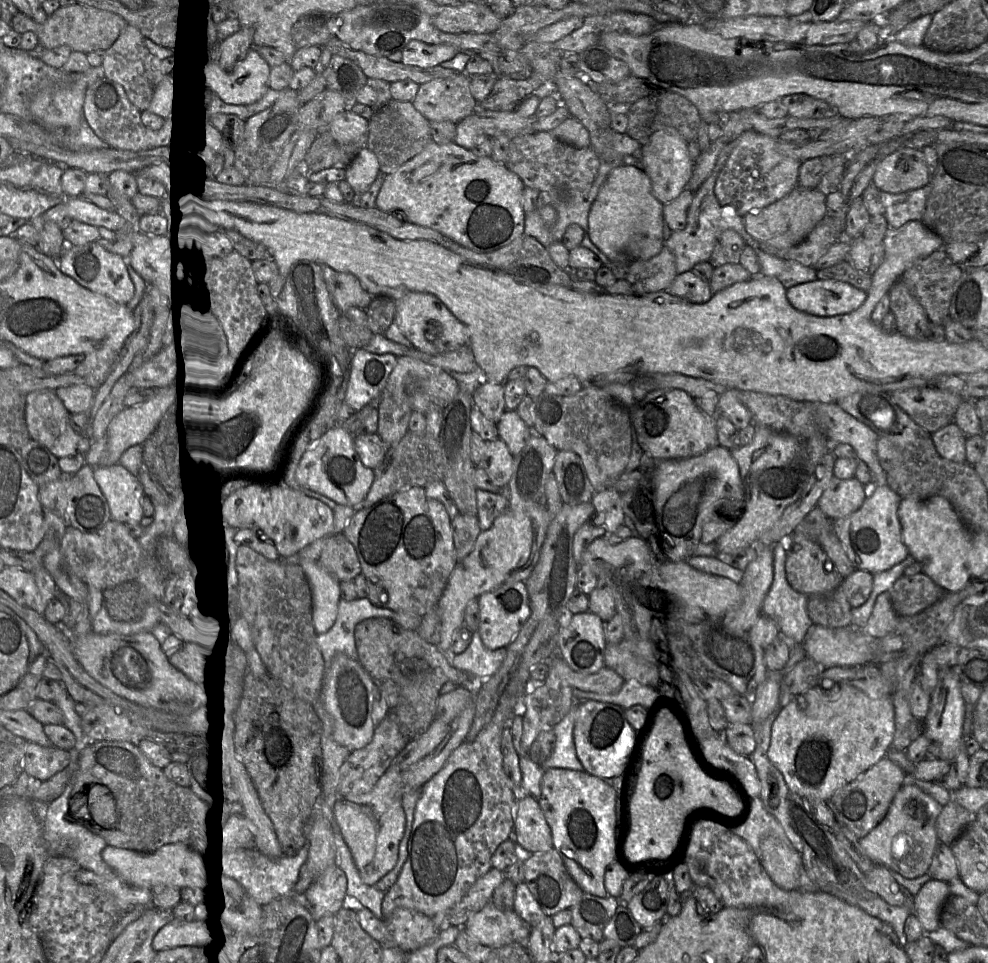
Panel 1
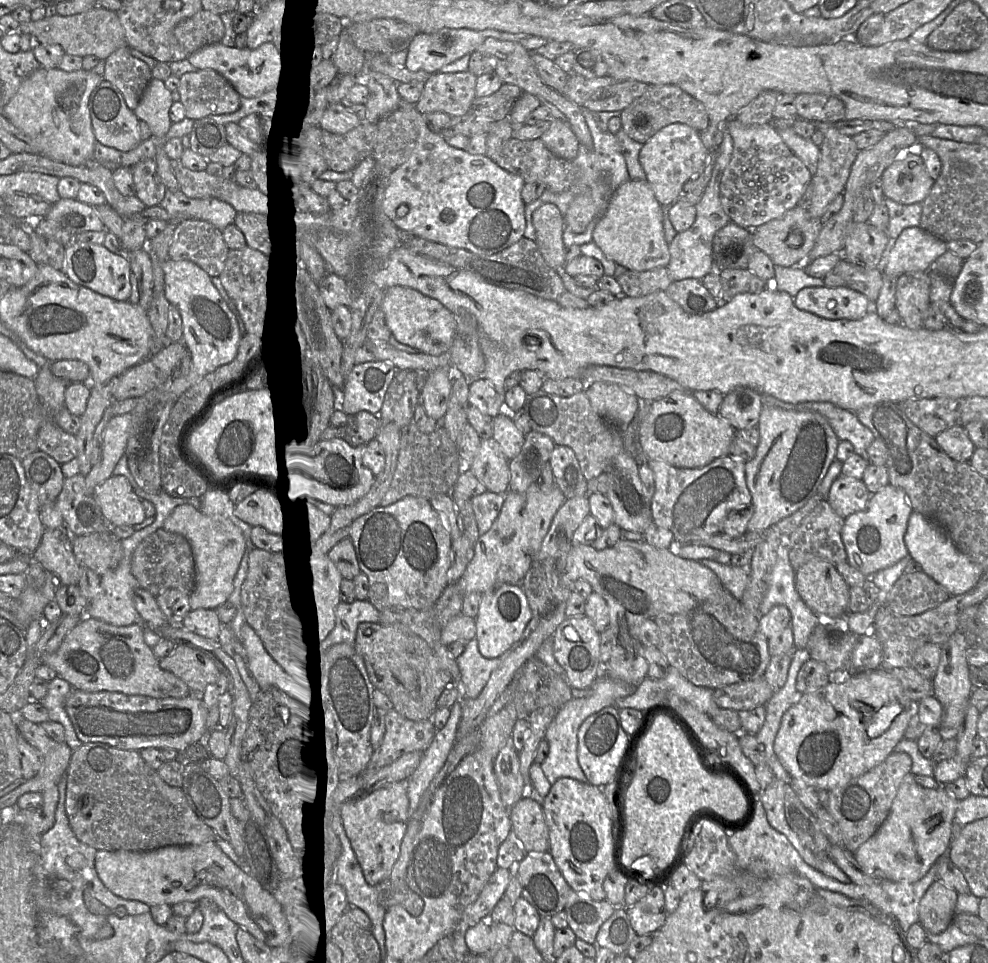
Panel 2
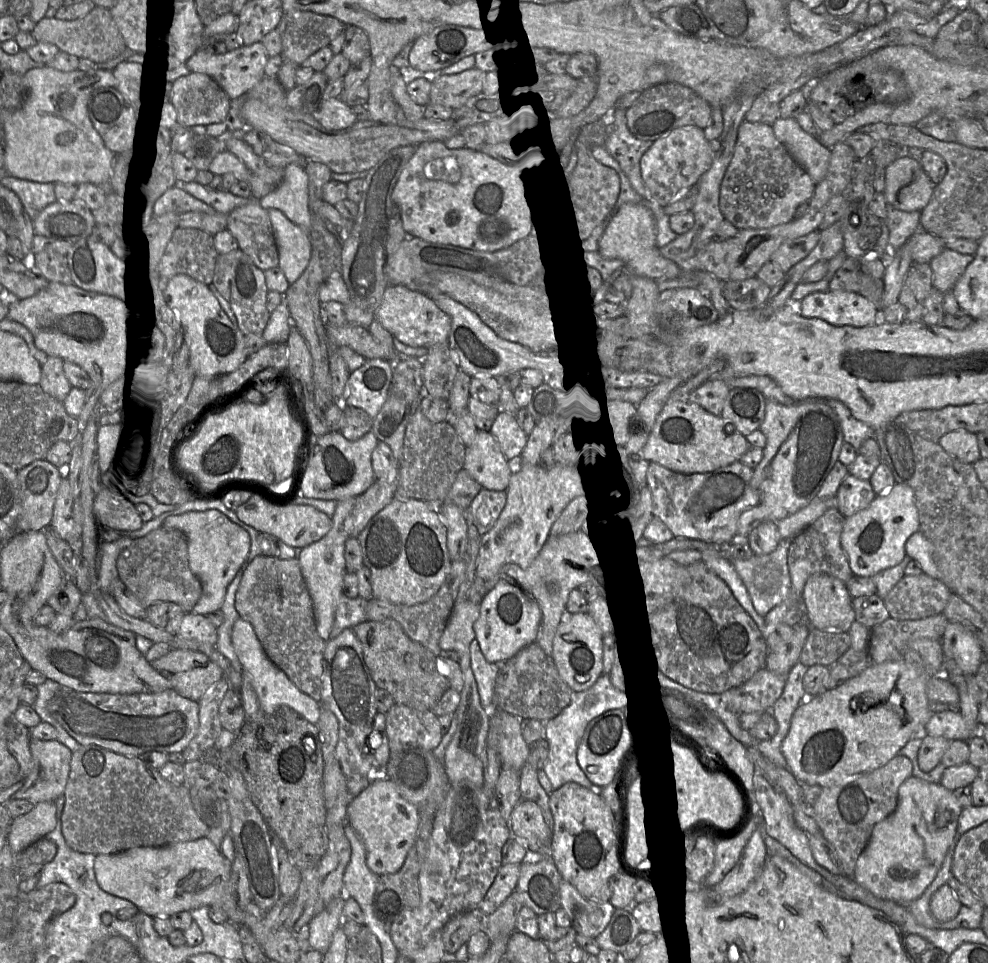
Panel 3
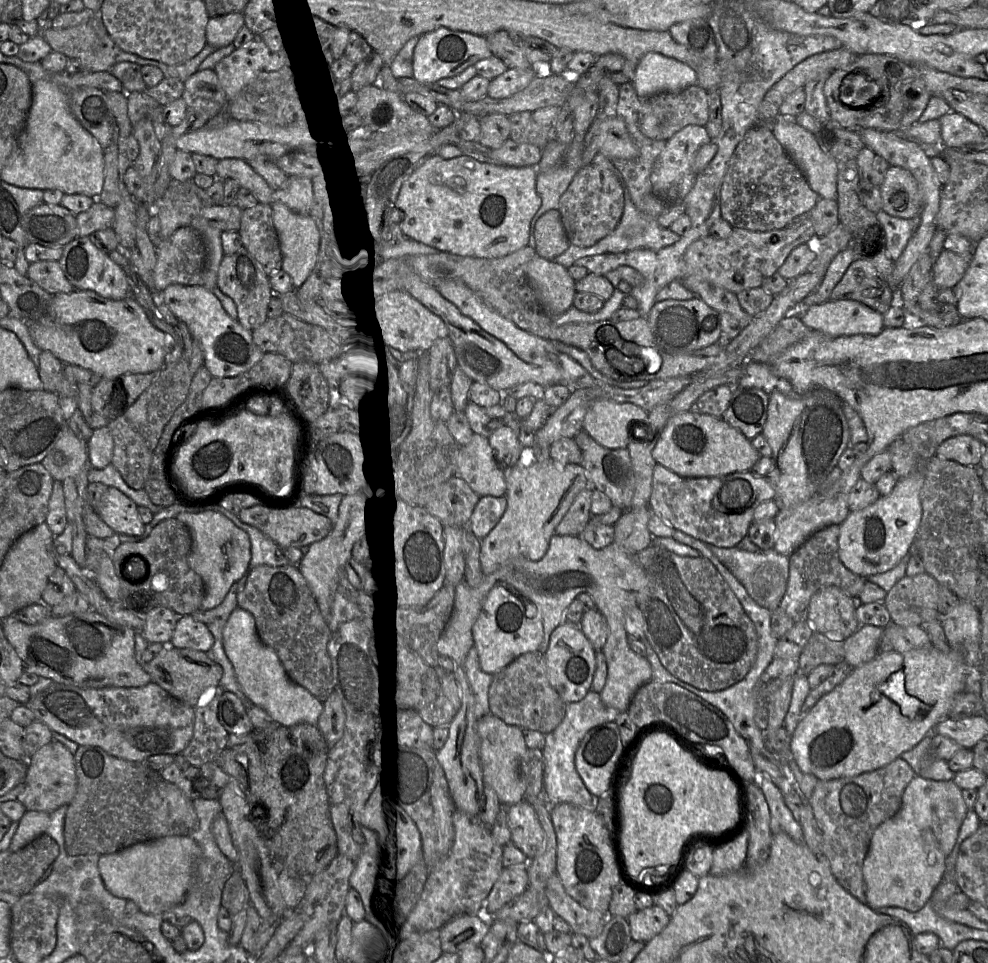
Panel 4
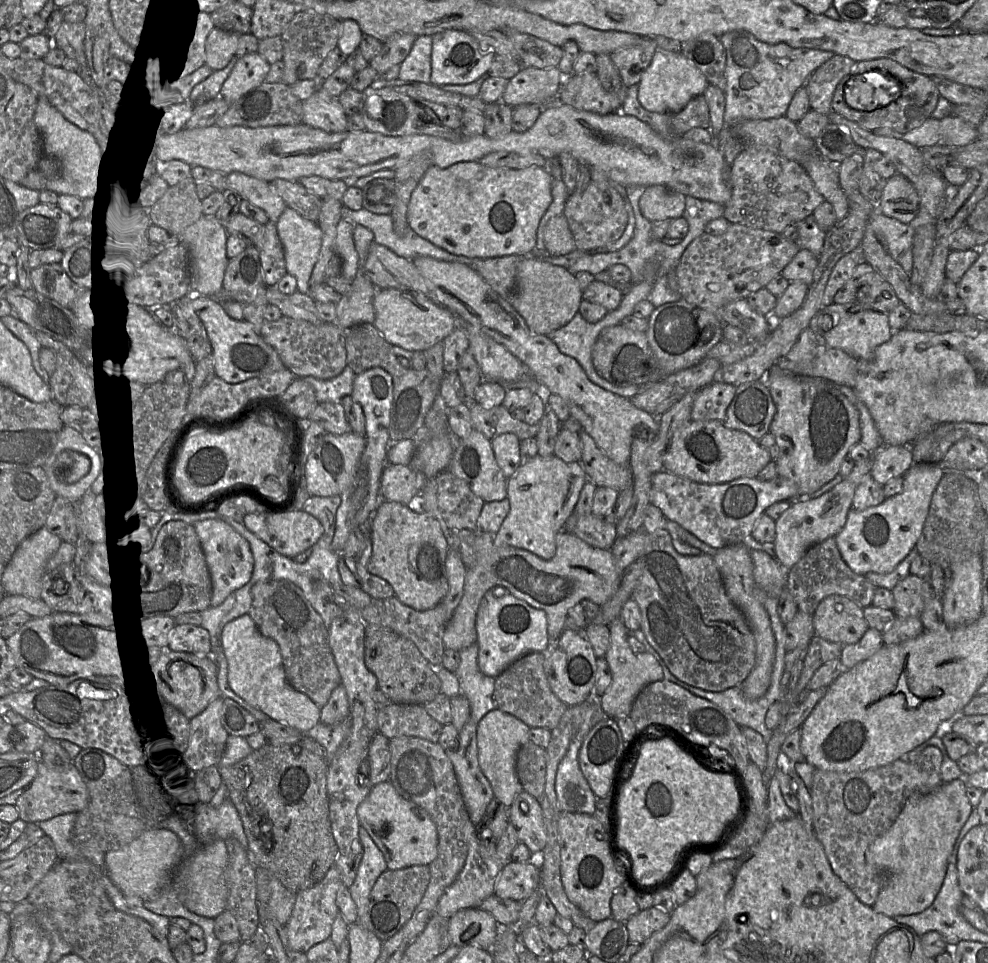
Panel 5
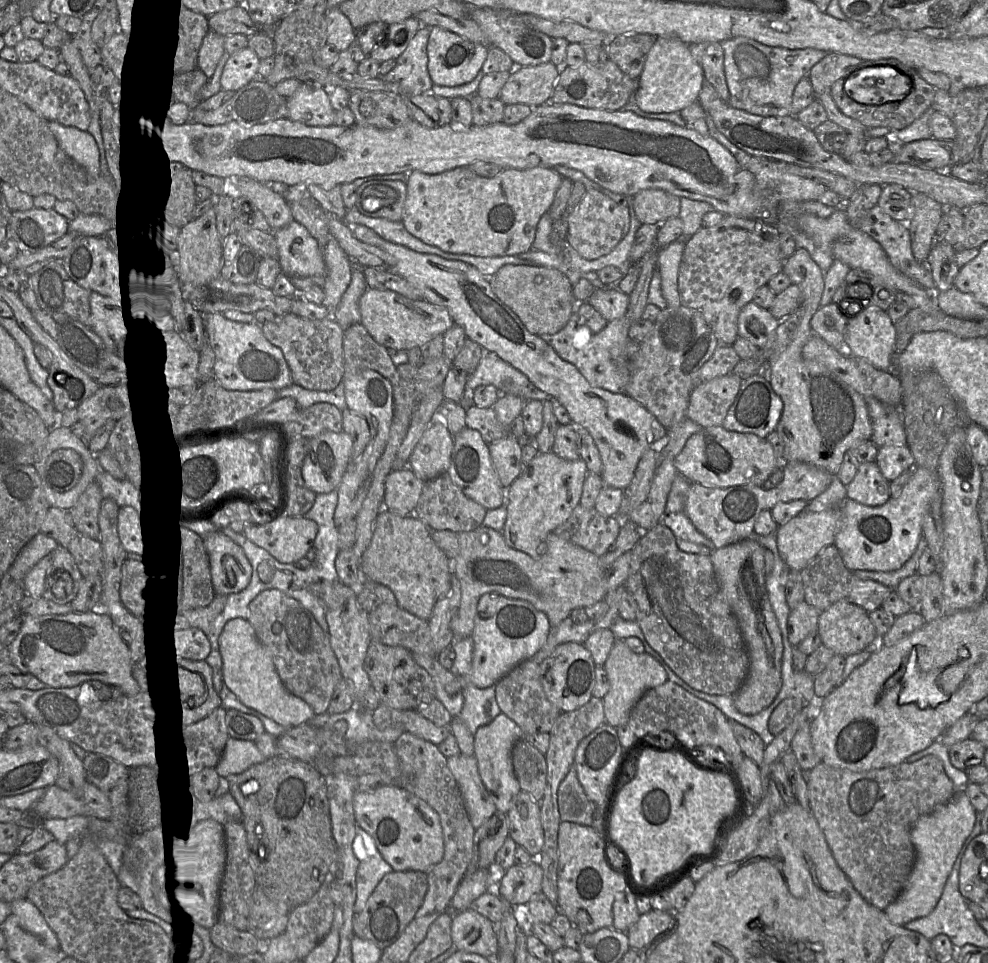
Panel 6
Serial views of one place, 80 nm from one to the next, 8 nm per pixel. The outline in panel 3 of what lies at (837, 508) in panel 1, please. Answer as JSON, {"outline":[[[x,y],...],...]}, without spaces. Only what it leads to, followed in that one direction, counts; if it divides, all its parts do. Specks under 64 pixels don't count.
{"outline":[[[847,475],[837,490],[835,505],[846,518],[868,507],[876,496],[869,480]]]}

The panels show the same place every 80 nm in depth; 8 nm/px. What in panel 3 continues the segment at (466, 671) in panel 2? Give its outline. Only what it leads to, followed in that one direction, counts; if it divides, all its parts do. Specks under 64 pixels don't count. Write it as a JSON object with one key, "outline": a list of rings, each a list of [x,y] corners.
{"outline":[[[475,639],[471,642],[469,650],[470,667],[477,684],[481,705],[490,711],[492,708],[497,708],[494,685],[500,665],[486,661]]]}

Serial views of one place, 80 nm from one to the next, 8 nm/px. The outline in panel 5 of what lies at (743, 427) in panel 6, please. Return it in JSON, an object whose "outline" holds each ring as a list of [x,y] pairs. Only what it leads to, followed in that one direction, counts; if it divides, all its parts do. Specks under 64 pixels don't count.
{"outline":[[[760,381],[746,382],[736,387],[724,425],[746,432],[756,440],[769,432],[776,413],[776,406],[766,384]]]}

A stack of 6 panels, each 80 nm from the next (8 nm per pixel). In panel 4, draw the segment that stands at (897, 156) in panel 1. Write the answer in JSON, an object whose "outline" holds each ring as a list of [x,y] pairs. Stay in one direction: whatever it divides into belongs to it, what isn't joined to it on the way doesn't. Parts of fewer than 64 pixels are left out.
{"outline":[[[890,166],[879,189],[882,211],[891,216],[912,219],[922,207],[922,196],[917,181],[902,167]]]}

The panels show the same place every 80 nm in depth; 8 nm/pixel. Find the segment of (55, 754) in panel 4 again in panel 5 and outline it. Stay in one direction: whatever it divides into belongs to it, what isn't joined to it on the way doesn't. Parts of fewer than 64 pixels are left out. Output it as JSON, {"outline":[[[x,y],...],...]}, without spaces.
{"outline":[[[39,761],[37,774],[26,790],[17,799],[16,807],[20,819],[26,823],[37,823],[65,813],[77,813],[86,808],[89,802],[87,786],[74,763],[63,768],[52,769]]]}

